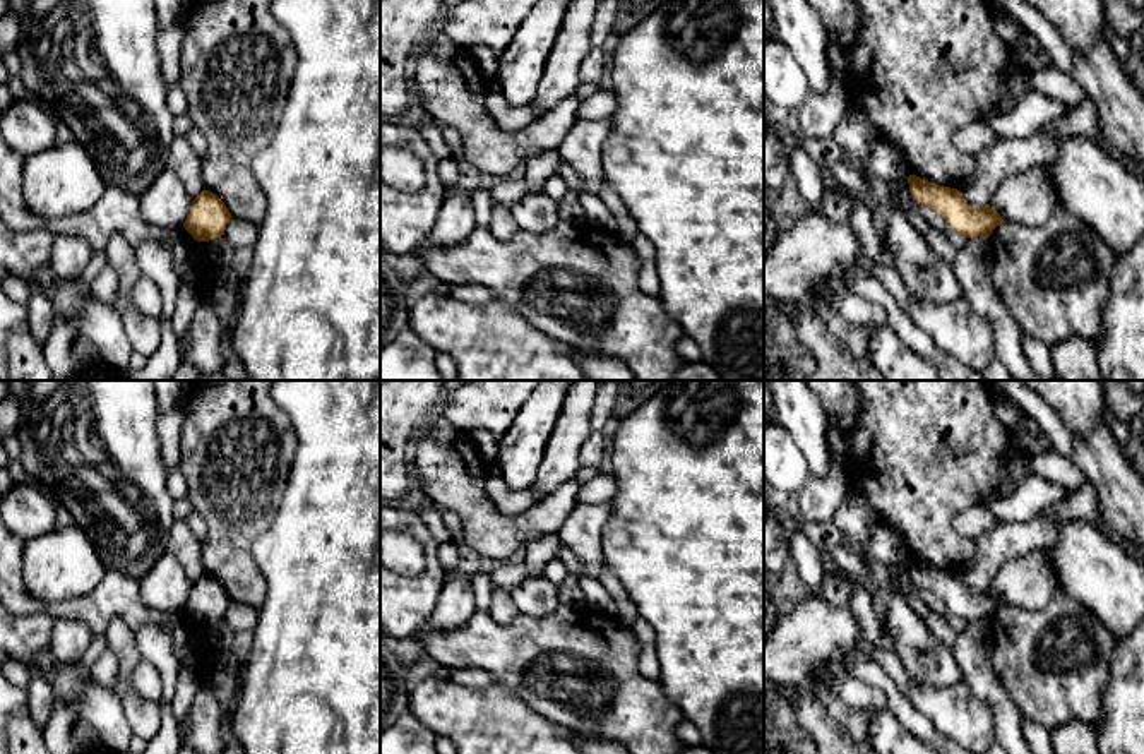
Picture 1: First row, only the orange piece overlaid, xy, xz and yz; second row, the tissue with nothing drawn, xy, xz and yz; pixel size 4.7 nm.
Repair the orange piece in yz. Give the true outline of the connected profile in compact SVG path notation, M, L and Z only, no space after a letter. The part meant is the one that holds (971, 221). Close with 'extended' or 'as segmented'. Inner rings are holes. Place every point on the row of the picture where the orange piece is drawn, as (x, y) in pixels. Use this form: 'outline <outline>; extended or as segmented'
outline M909 175L908 183L913 200L942 216L950 230L966 238L988 238L998 224L1005 223L988 204L971 207L957 188L937 185L916 175Z; as segmented

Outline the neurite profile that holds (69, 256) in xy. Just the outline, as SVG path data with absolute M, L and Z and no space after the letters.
M70 235L55 236L46 269L48 279L77 279L89 264L91 255L92 248L86 240Z

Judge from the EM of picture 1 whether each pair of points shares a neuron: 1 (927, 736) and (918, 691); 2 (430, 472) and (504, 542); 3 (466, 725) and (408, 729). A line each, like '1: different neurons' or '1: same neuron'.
1: different neurons
2: same neuron
3: different neurons

